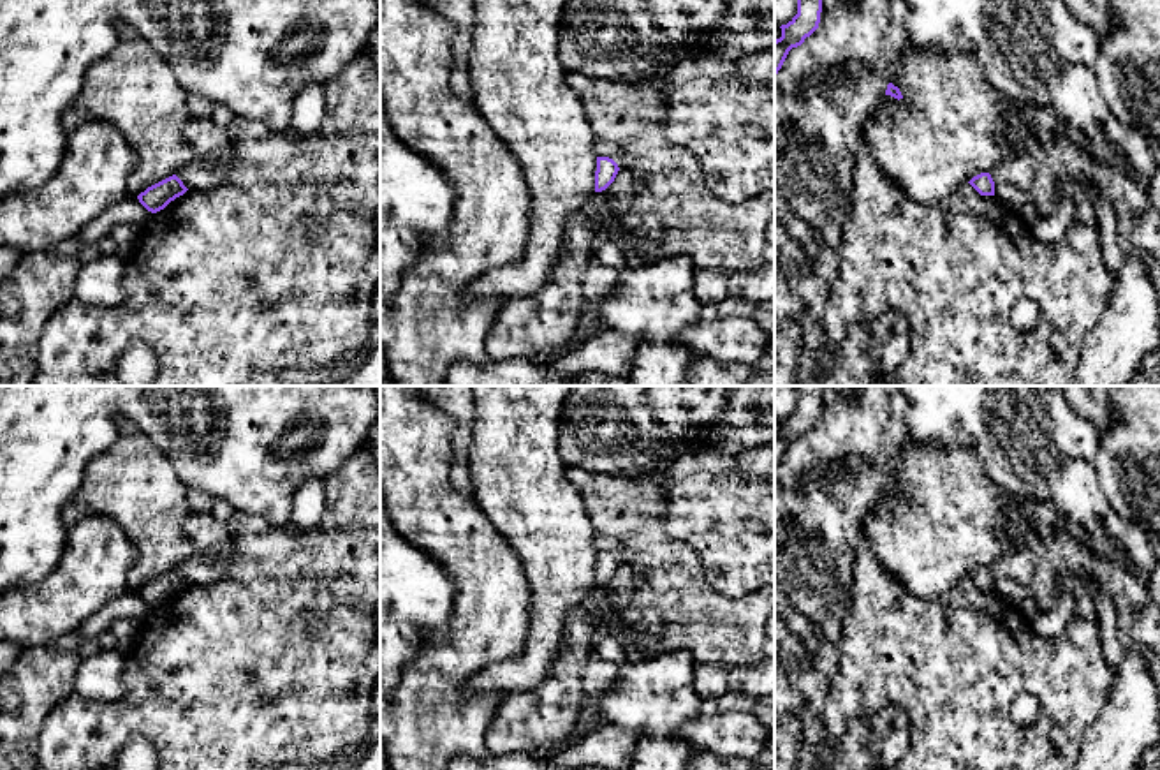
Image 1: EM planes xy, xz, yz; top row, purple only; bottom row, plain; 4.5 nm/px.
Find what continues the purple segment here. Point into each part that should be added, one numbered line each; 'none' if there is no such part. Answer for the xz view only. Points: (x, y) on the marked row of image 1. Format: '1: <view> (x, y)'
none

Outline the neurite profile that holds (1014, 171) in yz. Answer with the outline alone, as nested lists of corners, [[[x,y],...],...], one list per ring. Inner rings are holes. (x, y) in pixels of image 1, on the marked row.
[[[1058,122],[1051,144],[1040,143],[1030,155],[1003,160],[989,174],[995,185],[1010,183],[1021,189],[1039,217],[1054,213],[1063,197],[1060,185],[1074,183],[1083,192],[1097,187],[1114,208],[1125,255],[1141,257],[1148,268],[1160,310],[1160,215],[1153,210],[1144,183],[1130,171],[1111,167],[1098,148],[1081,143]]]

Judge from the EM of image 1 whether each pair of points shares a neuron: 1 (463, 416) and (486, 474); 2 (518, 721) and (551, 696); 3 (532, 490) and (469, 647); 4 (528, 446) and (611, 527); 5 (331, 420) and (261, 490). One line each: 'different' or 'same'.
1: different
2: same
3: different
4: different
5: same

